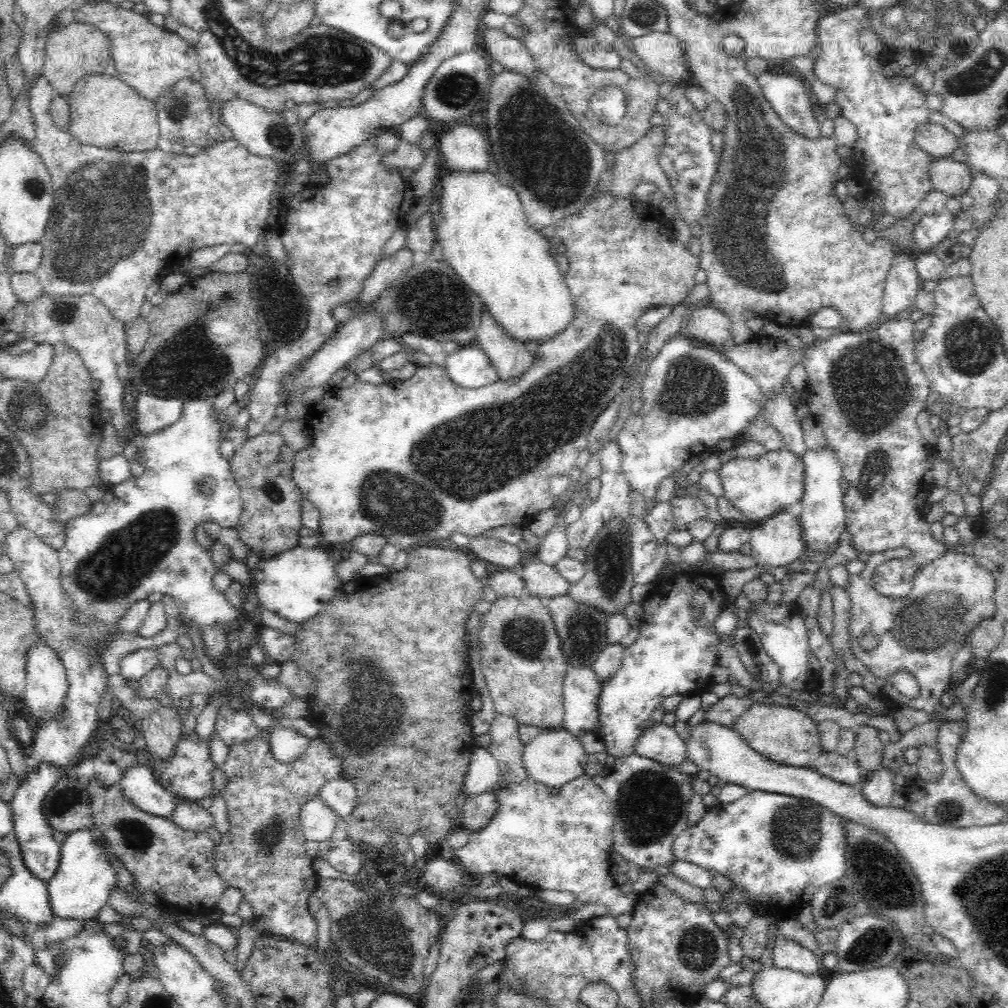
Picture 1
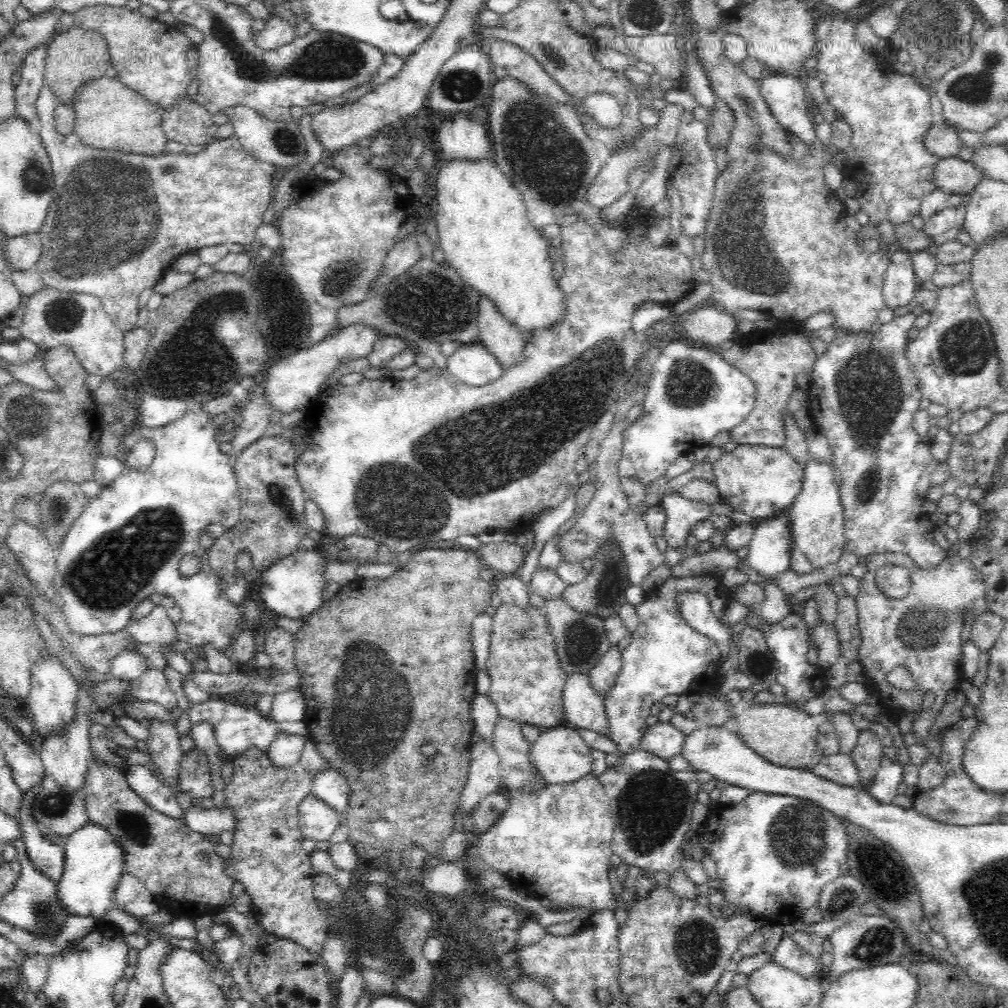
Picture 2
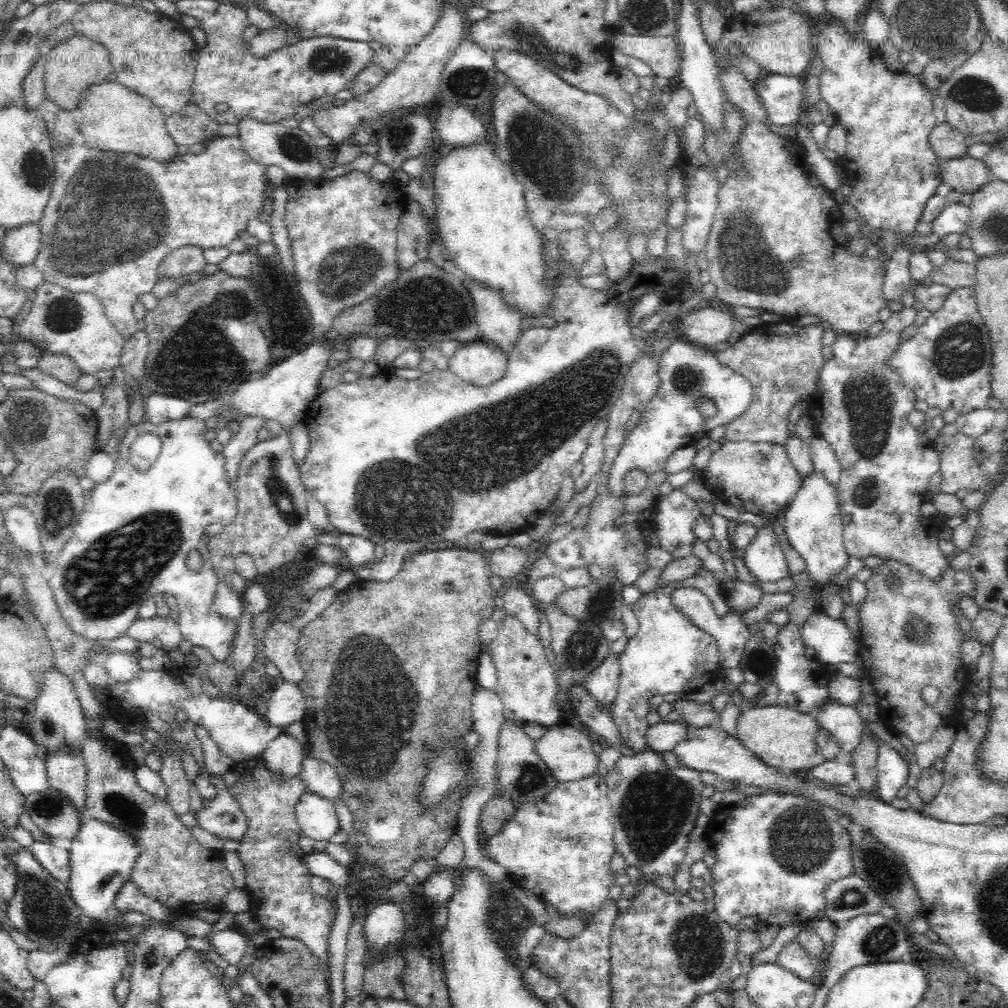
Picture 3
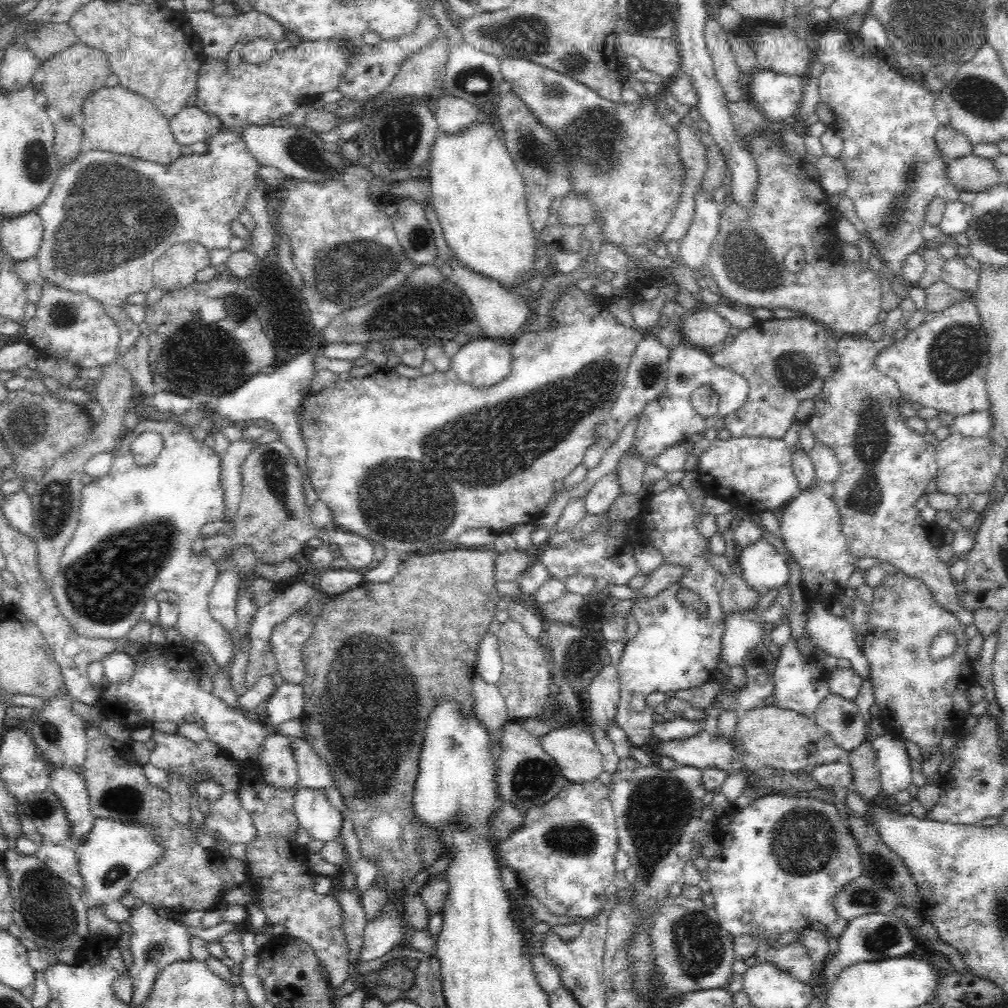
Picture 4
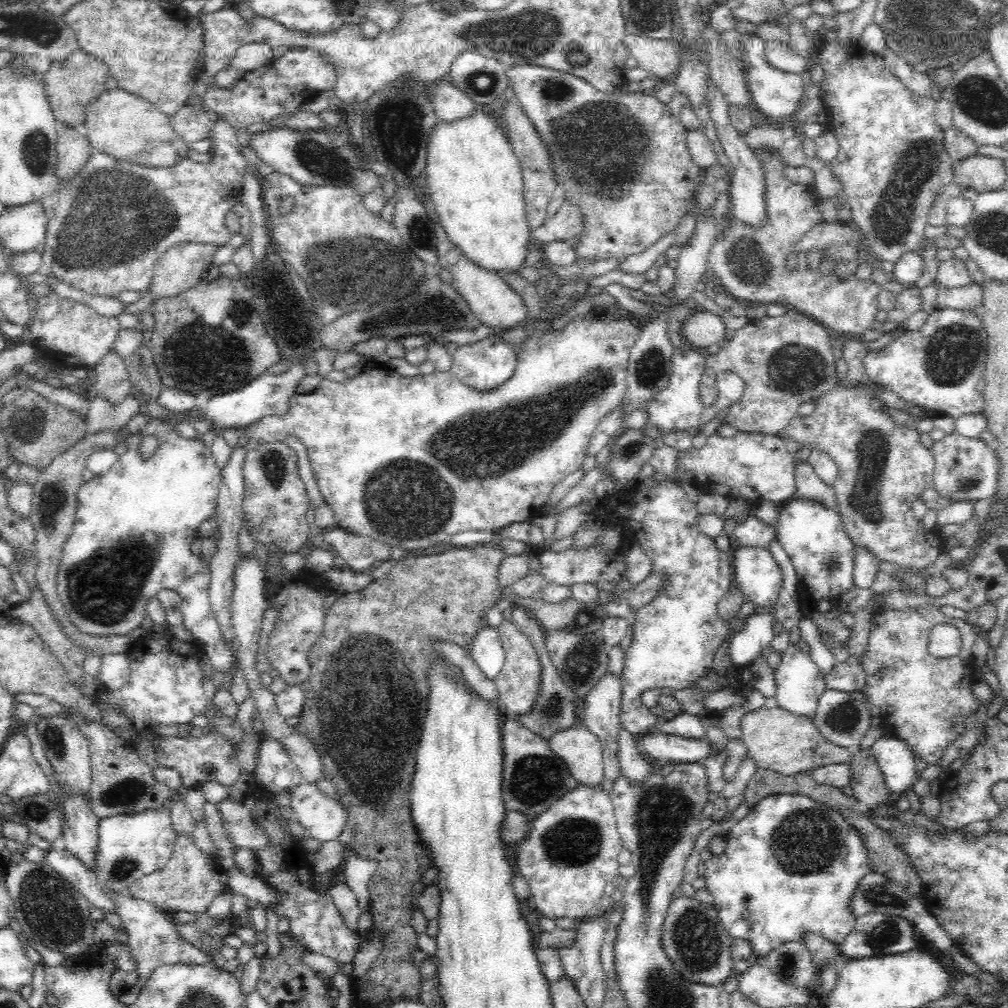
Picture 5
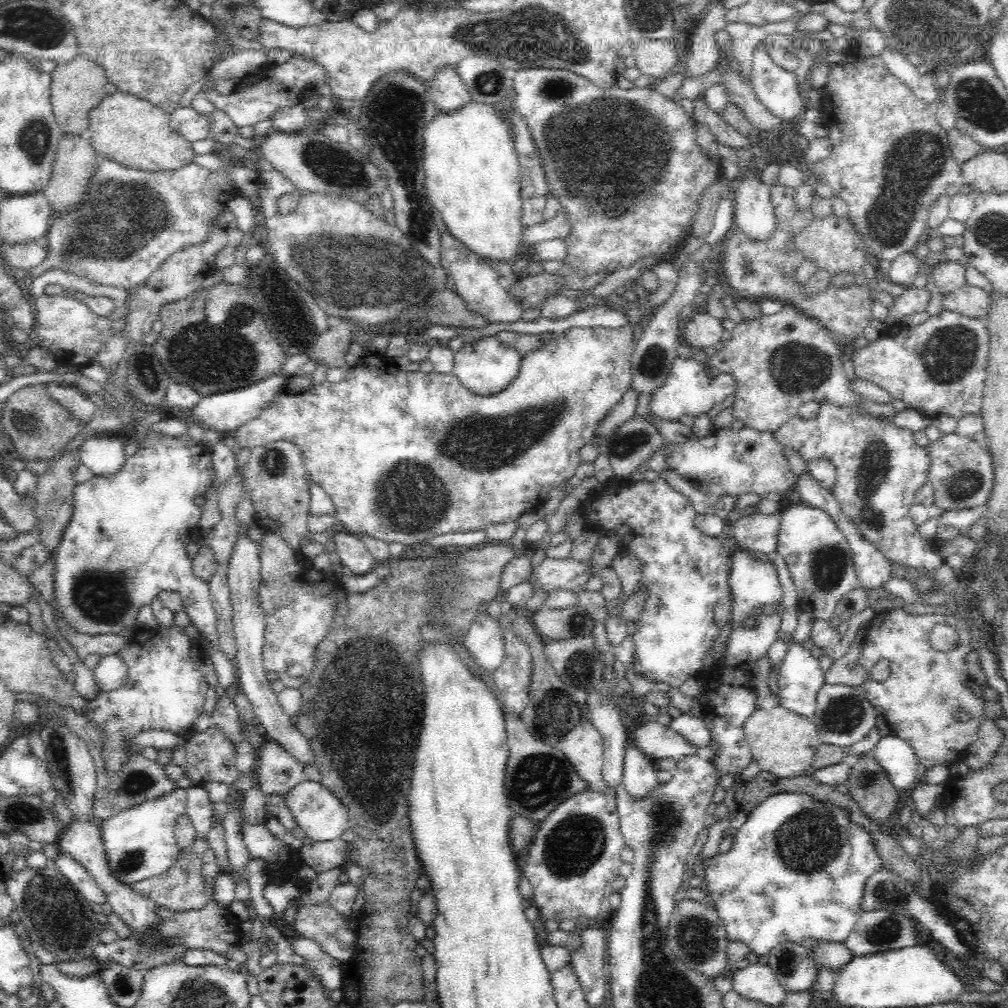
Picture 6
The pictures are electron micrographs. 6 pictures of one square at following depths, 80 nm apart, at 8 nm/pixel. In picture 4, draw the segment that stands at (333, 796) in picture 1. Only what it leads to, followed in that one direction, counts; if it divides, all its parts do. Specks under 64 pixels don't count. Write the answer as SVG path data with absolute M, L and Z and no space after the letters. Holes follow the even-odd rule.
M288 736L290 749L296 761L299 779L297 786L307 786L308 788L322 788L332 785L332 773L328 763L322 760L314 749L304 738Z

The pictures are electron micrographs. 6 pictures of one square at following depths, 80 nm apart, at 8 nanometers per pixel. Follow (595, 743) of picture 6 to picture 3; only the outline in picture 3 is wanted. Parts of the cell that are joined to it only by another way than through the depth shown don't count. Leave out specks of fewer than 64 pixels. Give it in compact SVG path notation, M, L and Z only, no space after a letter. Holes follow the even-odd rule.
M566 722L548 728L547 732L536 741L536 752L552 771L559 782L579 781L598 773L600 765L599 754L594 751L593 740L582 730L576 730Z

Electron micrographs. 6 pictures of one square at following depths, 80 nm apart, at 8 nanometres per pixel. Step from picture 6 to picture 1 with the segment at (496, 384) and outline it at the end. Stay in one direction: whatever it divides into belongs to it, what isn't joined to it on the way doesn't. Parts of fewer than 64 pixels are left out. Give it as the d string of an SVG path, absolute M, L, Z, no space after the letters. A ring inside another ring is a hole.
M475 344L460 346L457 351L447 355L444 367L448 376L462 388L480 388L486 384L492 384L500 378L498 371L490 362L489 356Z

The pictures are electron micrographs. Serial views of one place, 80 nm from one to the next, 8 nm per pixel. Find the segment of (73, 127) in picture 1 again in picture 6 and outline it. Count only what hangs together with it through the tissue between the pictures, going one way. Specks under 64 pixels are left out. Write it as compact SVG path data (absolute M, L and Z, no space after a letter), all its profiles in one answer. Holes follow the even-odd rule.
M116 91L104 97L98 108L90 112L89 118L88 138L99 158L142 172L174 172L195 163L196 153L193 144L181 138L171 128L169 114L140 97Z

